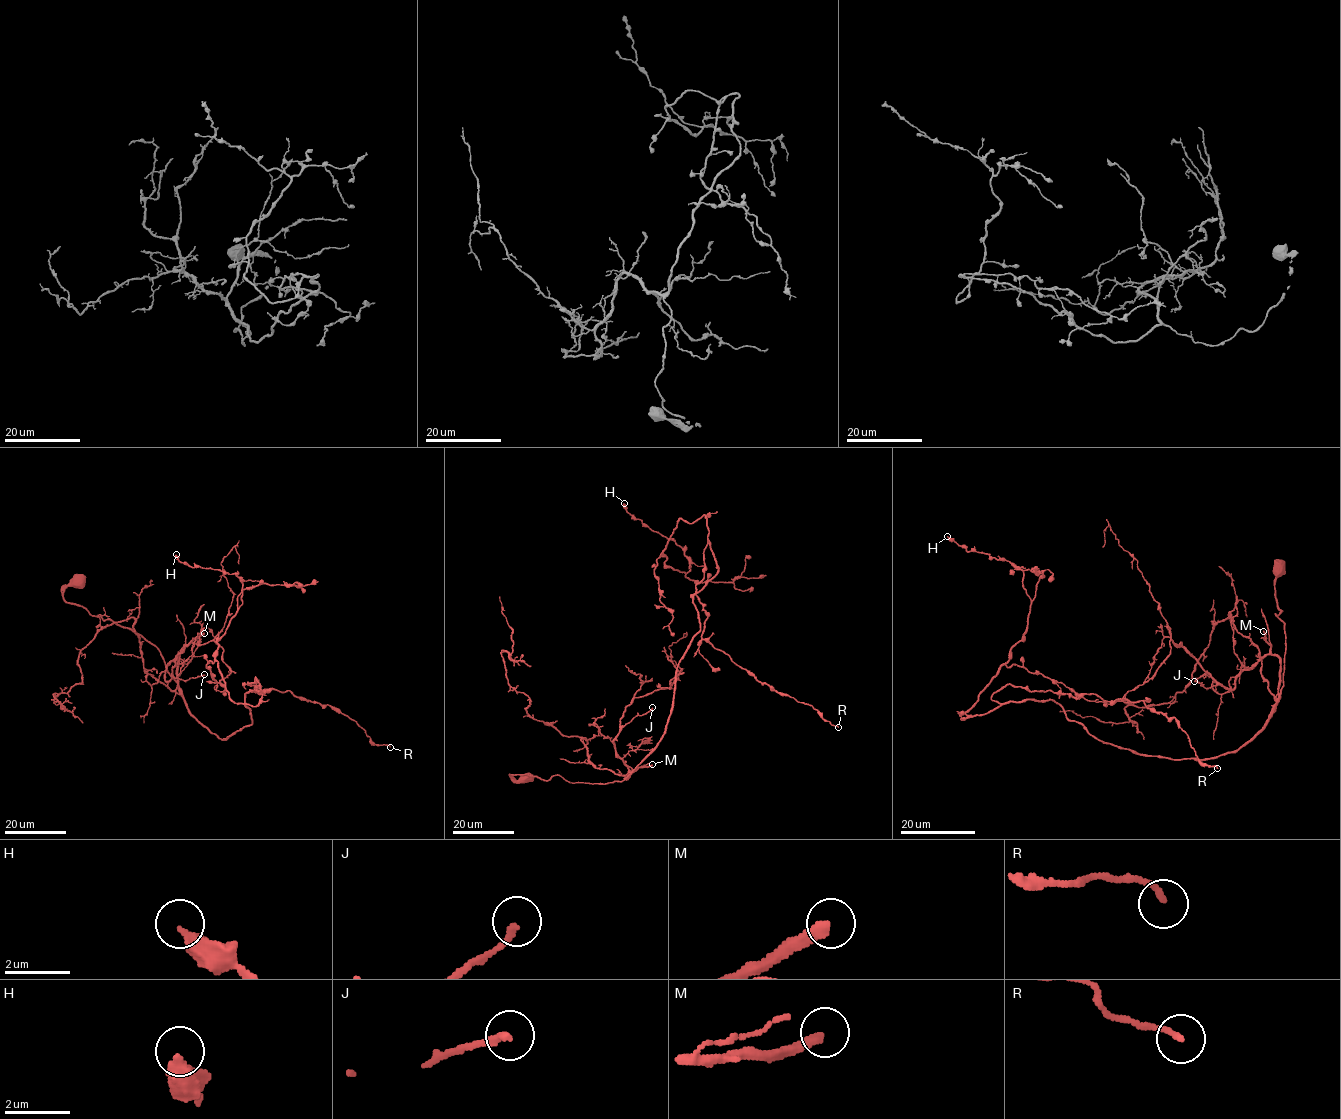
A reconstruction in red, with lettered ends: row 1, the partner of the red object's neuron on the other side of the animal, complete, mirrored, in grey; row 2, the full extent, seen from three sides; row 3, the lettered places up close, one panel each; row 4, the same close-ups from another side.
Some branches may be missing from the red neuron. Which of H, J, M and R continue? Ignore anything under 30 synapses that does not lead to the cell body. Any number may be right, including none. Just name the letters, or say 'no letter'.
no letter

